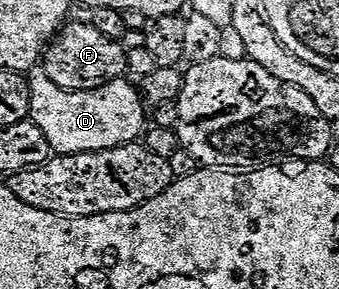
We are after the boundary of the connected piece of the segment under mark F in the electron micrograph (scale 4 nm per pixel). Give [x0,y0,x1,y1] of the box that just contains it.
[43,19,128,90]

